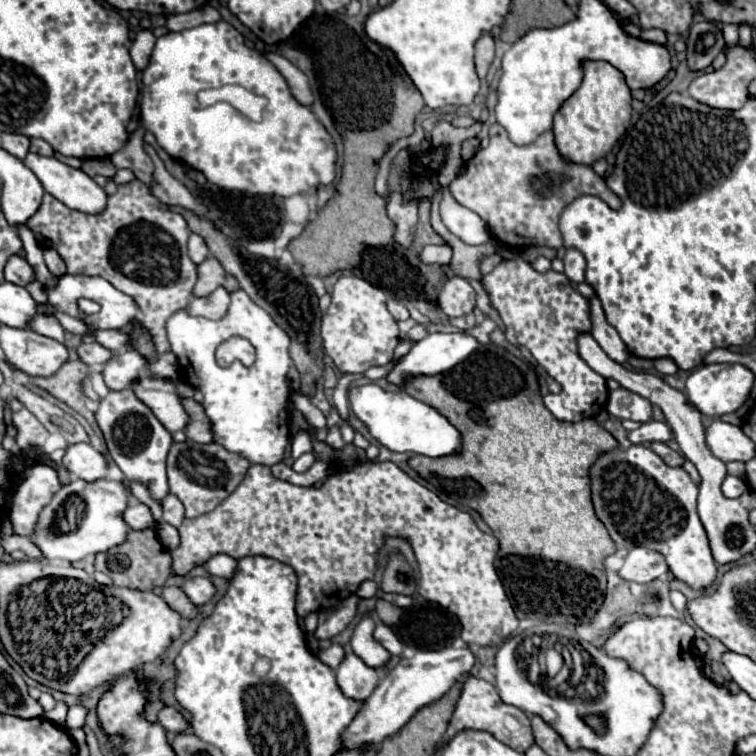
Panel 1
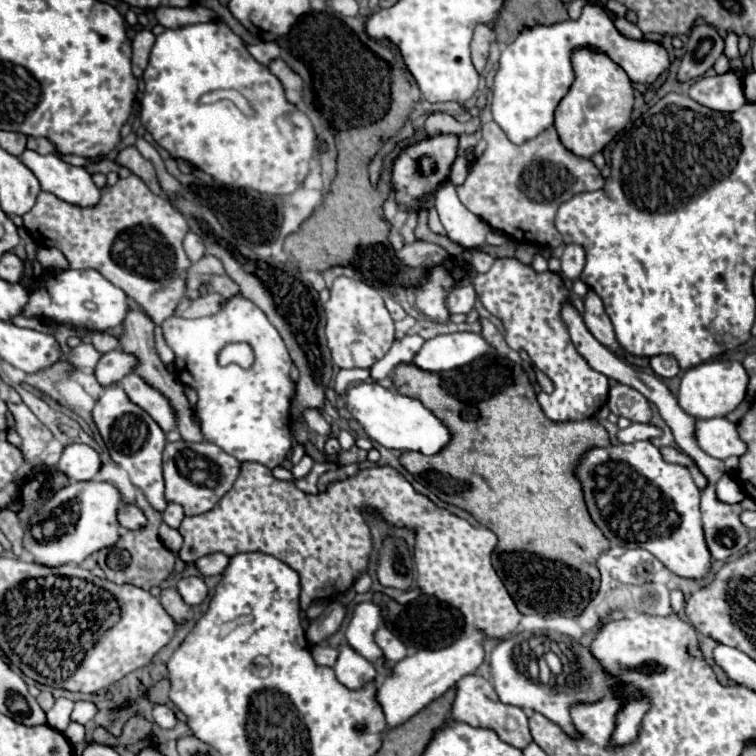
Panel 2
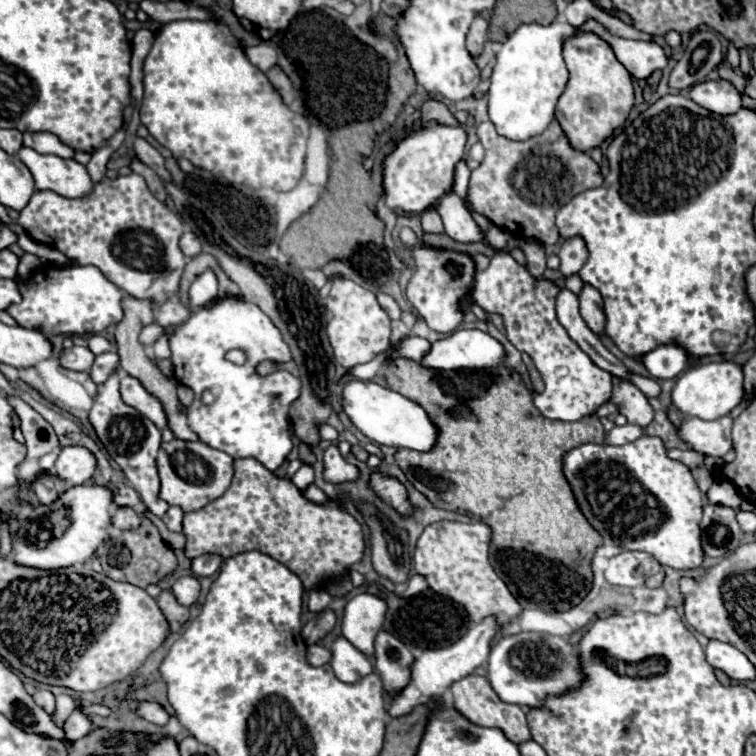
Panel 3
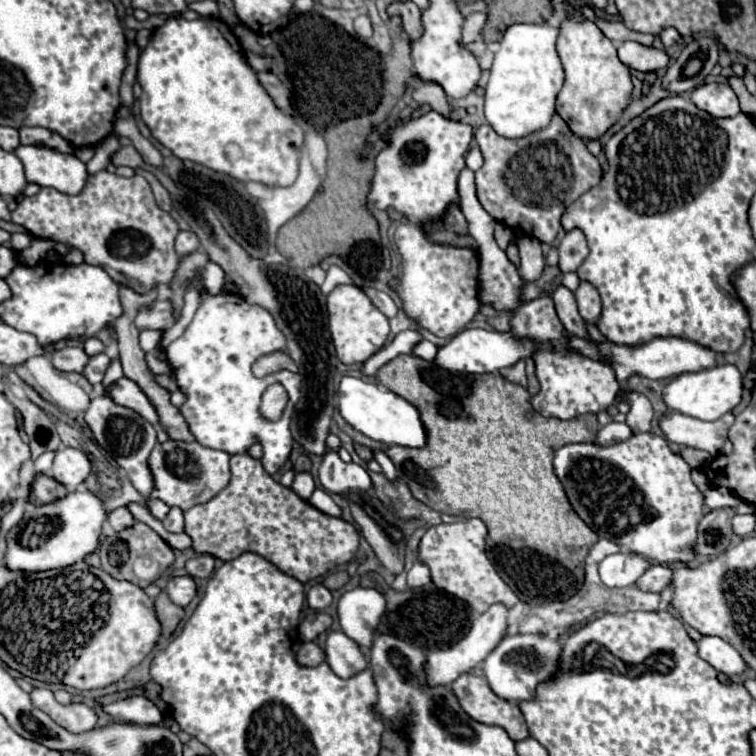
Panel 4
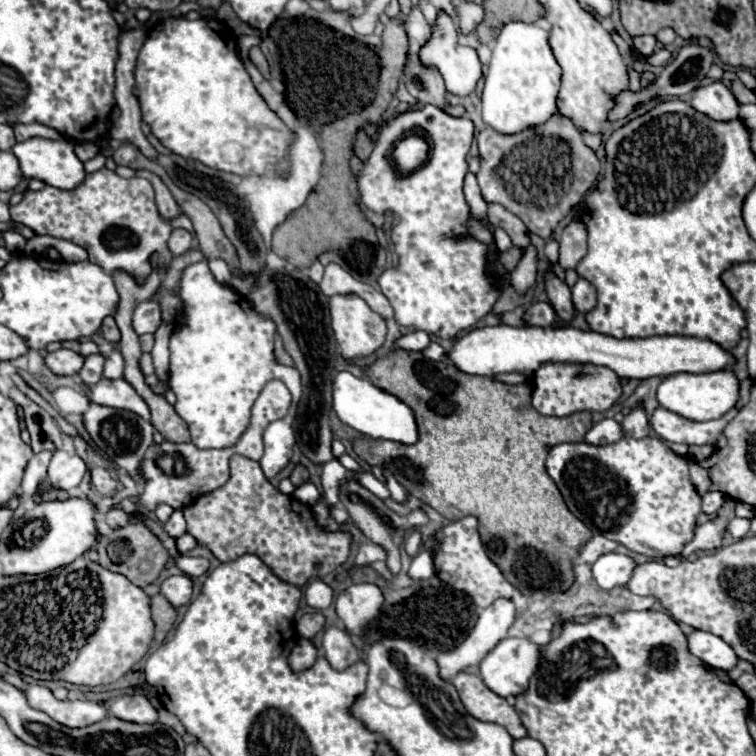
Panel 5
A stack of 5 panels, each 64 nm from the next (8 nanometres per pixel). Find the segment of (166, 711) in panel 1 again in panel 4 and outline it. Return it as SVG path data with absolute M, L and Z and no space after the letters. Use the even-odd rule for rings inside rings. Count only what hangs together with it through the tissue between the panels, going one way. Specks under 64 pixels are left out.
M130 696L126 700L112 702L104 706L104 712L114 716L116 720L132 722L132 724L162 724L162 712L144 696Z

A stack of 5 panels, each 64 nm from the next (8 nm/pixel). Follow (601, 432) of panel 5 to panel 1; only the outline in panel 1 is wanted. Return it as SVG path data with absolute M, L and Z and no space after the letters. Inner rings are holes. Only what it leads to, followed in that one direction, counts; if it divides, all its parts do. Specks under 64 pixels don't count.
M650 420L636 430L628 432L628 440L632 444L650 444L650 442L666 442L672 438L672 430L664 422Z

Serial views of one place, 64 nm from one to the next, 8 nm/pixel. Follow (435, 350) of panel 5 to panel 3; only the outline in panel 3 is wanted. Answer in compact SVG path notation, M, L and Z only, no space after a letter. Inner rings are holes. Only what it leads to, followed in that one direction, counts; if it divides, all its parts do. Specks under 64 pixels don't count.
M408 336L408 338L404 338L396 344L396 352L390 356L390 360L394 360L396 356L406 356L410 360L420 360L420 358L424 358L424 354L428 354L428 350L430 350L430 342L426 338Z

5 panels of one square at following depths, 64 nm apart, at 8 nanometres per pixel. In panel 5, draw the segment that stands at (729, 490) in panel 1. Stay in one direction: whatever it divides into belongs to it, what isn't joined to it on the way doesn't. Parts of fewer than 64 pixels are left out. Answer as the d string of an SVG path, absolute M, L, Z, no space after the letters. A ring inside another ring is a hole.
M708 492L704 498L702 498L702 512L704 514L716 514L720 510L720 506L726 502L728 498L720 492Z

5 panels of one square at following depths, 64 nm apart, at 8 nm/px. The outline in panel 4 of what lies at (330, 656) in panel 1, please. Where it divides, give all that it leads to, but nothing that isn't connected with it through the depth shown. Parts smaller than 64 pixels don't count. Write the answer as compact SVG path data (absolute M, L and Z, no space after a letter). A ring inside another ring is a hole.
M304 642L296 654L300 666L318 666L324 660L324 652L316 642Z

